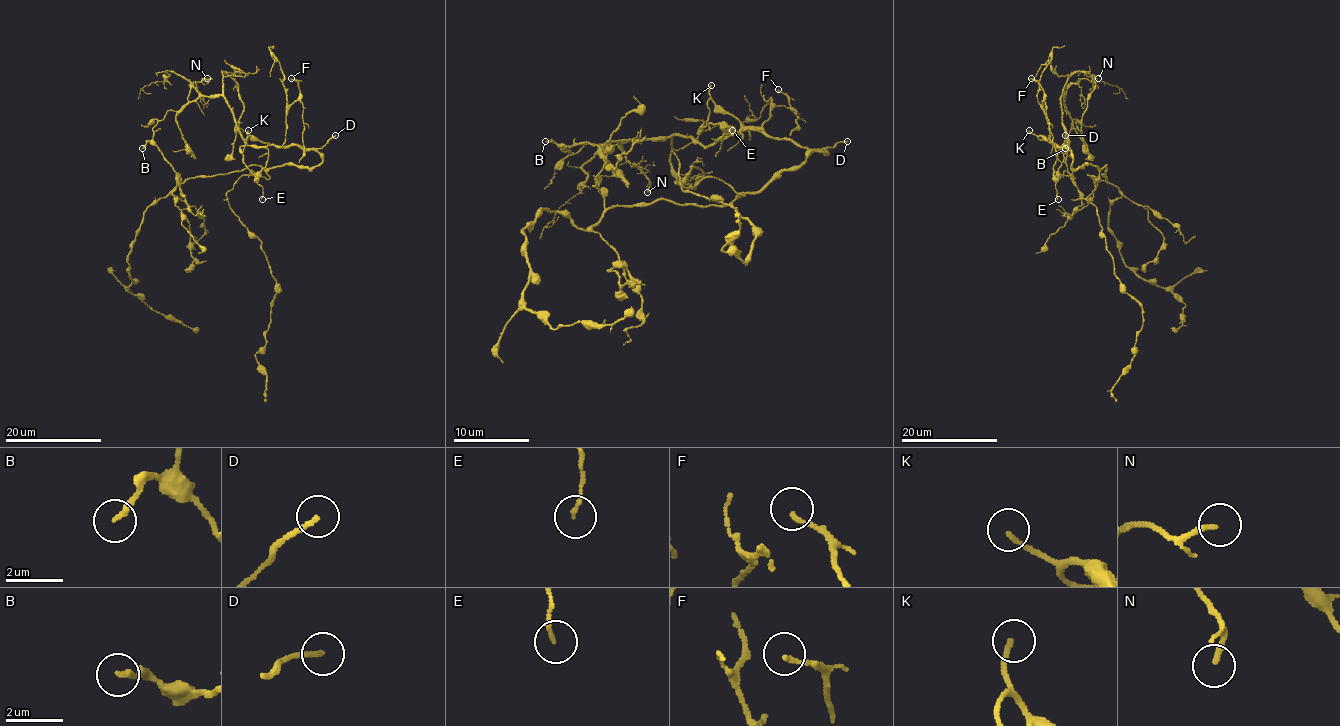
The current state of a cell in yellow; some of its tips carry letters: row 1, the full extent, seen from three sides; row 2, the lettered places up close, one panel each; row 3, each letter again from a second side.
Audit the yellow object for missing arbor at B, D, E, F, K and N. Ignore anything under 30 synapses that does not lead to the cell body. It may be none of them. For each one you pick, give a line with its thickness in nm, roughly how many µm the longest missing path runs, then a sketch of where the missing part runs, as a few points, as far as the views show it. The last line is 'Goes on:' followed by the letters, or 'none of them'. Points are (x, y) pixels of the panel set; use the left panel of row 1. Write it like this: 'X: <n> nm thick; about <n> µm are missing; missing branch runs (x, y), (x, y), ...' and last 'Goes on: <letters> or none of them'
D: 170 nm thick; about 40 µm are missing; missing branch runs (335, 135), (354, 120), (366, 117), (381, 101), (385, 87), (391, 82), (421, 84), (438, 90)
K: 160 nm thick; about 40 µm are missing; missing branch runs (248, 130), (250, 120), (238, 107), (216, 62), (206, 58), (223, 72), (223, 85), (216, 90), (213, 97)
Goes on: D, K

